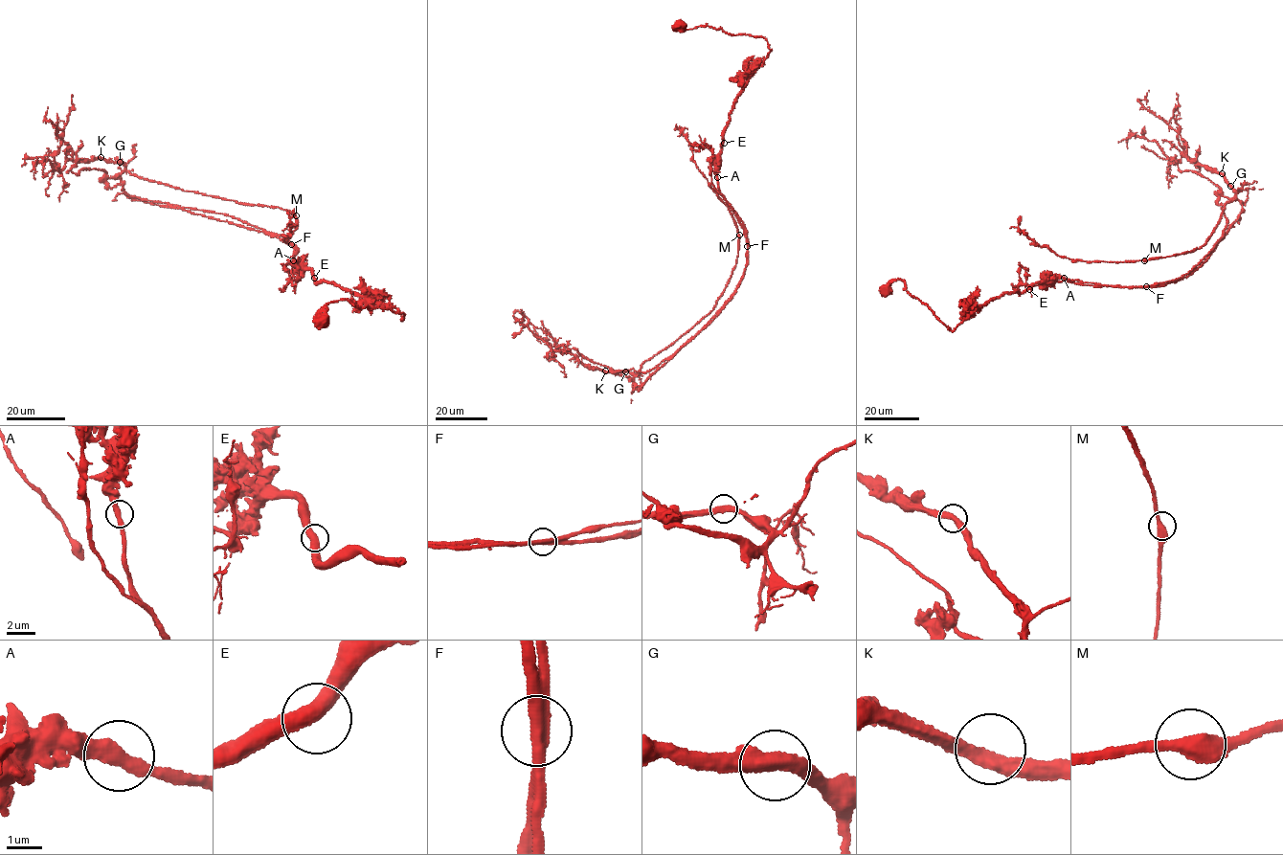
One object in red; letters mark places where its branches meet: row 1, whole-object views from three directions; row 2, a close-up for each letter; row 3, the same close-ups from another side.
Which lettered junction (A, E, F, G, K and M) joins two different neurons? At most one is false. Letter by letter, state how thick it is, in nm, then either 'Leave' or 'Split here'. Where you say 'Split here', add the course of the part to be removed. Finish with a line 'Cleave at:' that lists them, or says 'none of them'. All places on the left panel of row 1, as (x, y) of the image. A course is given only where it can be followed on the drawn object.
A: Thickness 400 nm. Leave
E: Thickness 440 nm. Leave
F: Thickness 420 nm. Split here. Course of the part to remove: (291, 244), (134, 199), (120, 176), (127, 171), (287, 211), (298, 221), (284, 241), (294, 209)
G: Thickness 420 nm. Leave
K: Thickness 400 nm. Leave
M: Thickness 420 nm. Leave
Cleave at: F

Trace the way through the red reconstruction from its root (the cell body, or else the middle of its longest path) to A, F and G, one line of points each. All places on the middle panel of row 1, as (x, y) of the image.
A: (681, 27), (684, 31), (709, 26), (733, 35), (762, 36), (771, 50), (749, 78), (730, 115), (717, 177)
F: (681, 27), (762, 36), (771, 50), (730, 115), (716, 172), (719, 192), (736, 213), (747, 246)
G: (681, 27), (762, 36), (771, 50), (730, 115), (716, 172), (748, 264), (718, 314), (646, 381), (625, 371)

